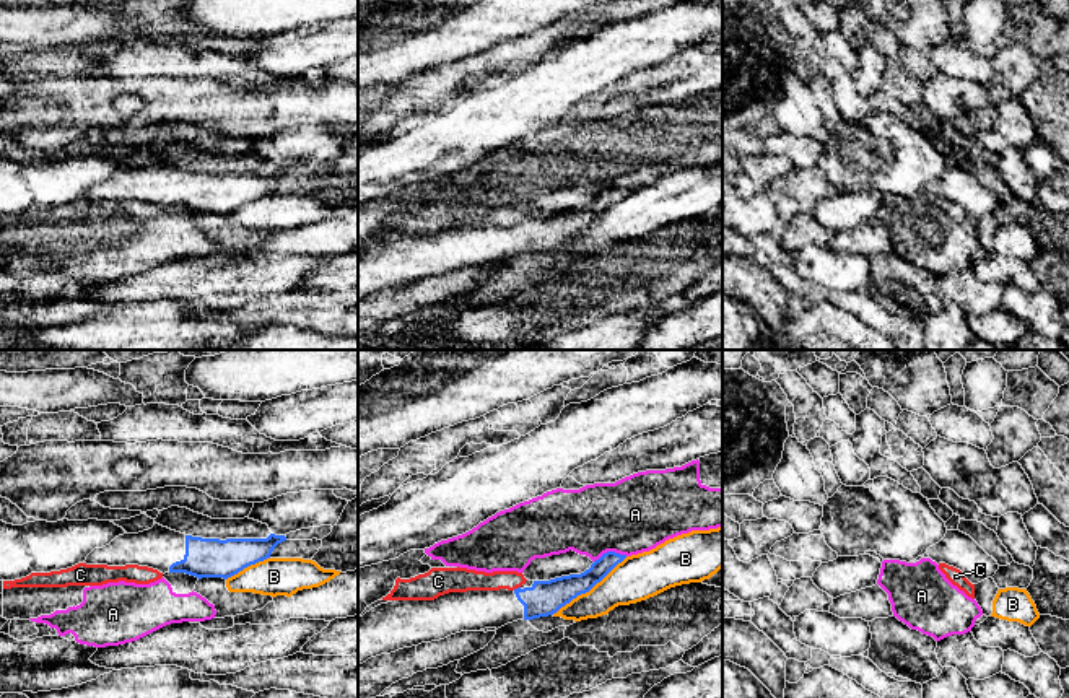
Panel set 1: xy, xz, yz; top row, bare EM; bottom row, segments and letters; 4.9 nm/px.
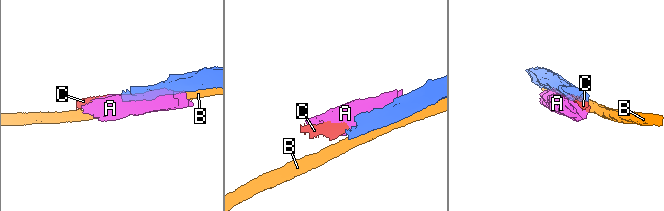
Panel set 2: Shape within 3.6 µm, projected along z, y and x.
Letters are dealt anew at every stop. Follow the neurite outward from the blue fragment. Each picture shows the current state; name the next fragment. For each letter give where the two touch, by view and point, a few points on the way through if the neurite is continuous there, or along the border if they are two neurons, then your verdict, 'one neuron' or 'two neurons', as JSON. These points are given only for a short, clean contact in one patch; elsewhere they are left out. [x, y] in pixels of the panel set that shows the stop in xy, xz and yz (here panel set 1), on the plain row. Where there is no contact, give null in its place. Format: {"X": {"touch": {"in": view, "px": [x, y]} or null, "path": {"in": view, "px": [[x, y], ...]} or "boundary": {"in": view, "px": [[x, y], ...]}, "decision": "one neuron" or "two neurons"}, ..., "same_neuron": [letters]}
{"A": {"touch": {"in": "xz", "px": [610, 187]}, "decision": "two neurons"}, "B": {"touch": {"in": "xz", "px": [589, 225]}, "decision": "two neurons"}, "C": {"touch": {"in": "xz", "px": [518, 223]}, "boundary": {"in": "xz", "px": [[519, 222], [513, 225]]}, "decision": "two neurons"}, "same_neuron": []}

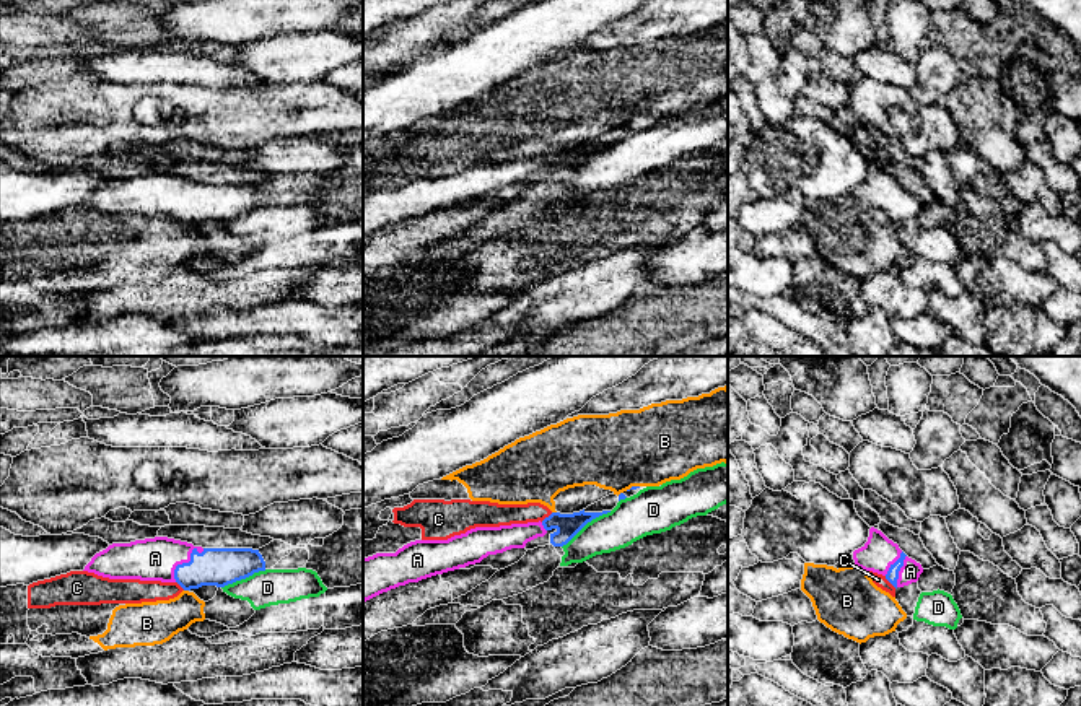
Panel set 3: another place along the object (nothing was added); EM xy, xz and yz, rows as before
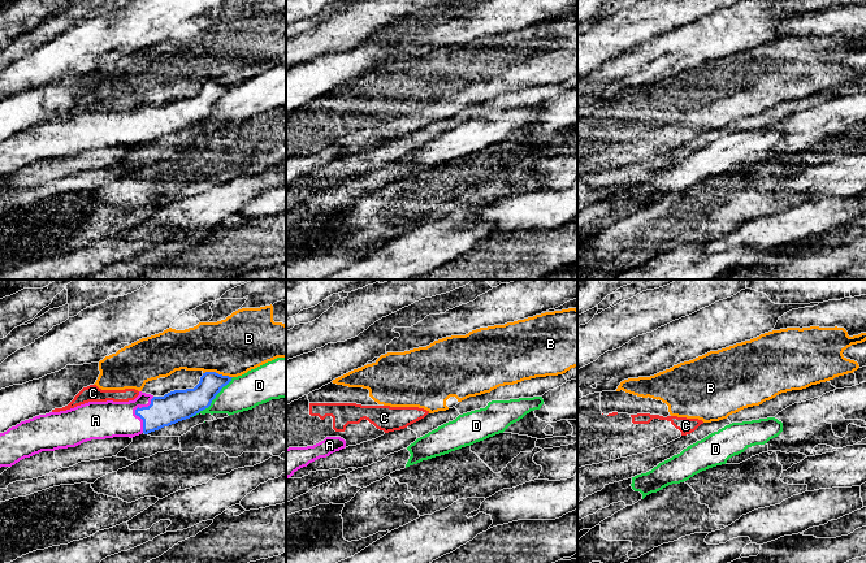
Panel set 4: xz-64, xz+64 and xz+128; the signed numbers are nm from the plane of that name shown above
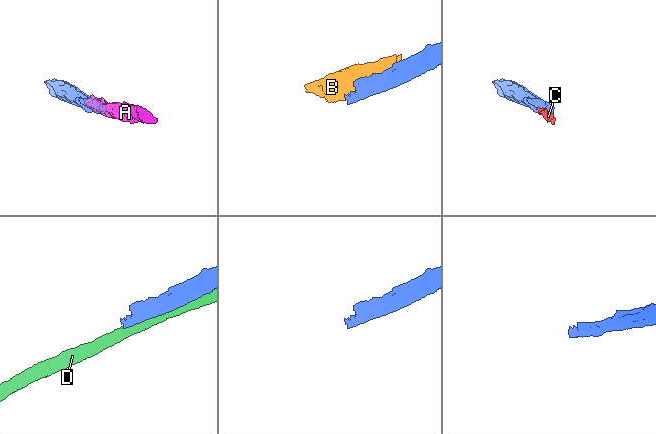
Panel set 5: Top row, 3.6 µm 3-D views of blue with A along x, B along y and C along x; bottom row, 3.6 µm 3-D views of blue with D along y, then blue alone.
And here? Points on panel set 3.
{"A": {"touch": {"in": "xy", "px": [186, 199]}, "path": {"in": "xy", "px": [[214, 202], [186, 199], [155, 194]]}, "decision": "one neuron"}, "B": {"touch": {"in": "xy", "px": [186, 225]}, "decision": "two neurons"}, "C": {"touch": {"in": "yz", "px": [891, 218]}, "boundary": {"in": "yz", "px": [[884, 212], [896, 223]]}, "decision": "two neurons"}, "D": {"touch": {"in": "xz", "px": [586, 158]}, "decision": "two neurons"}, "same_neuron": ["A"]}

